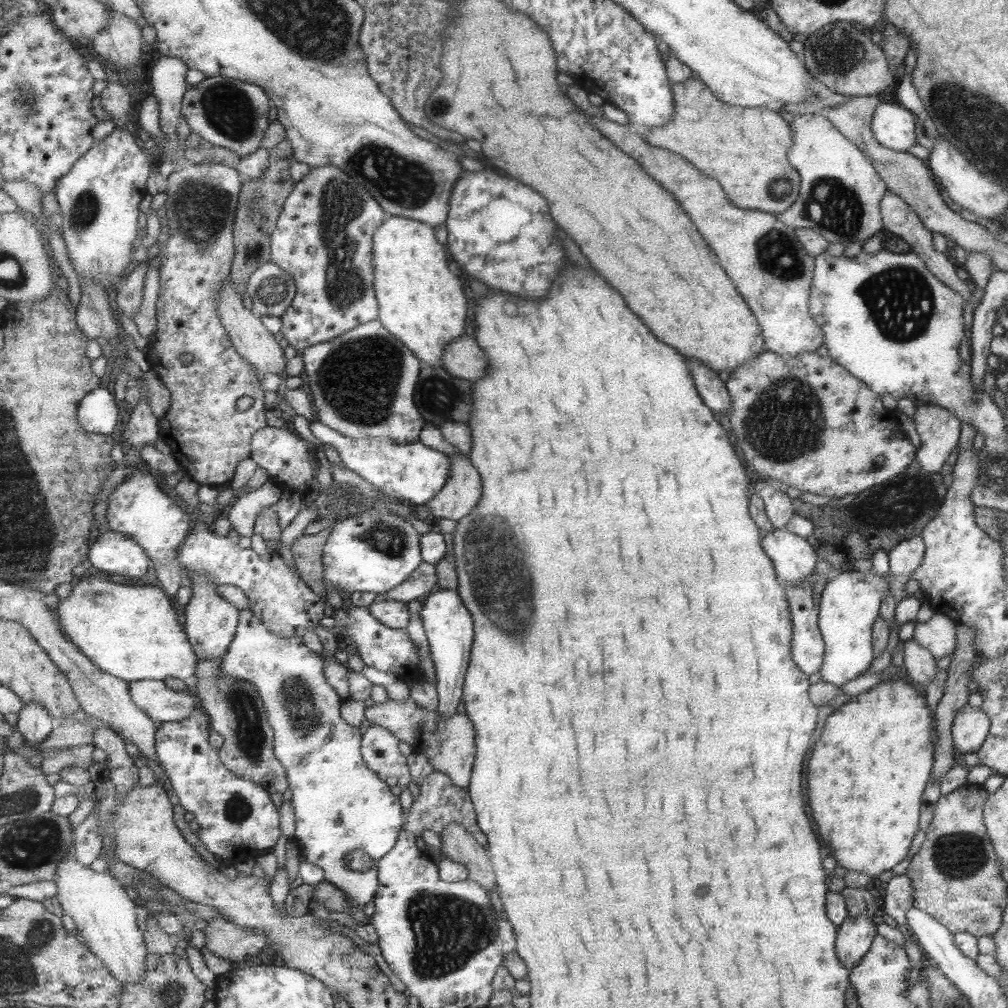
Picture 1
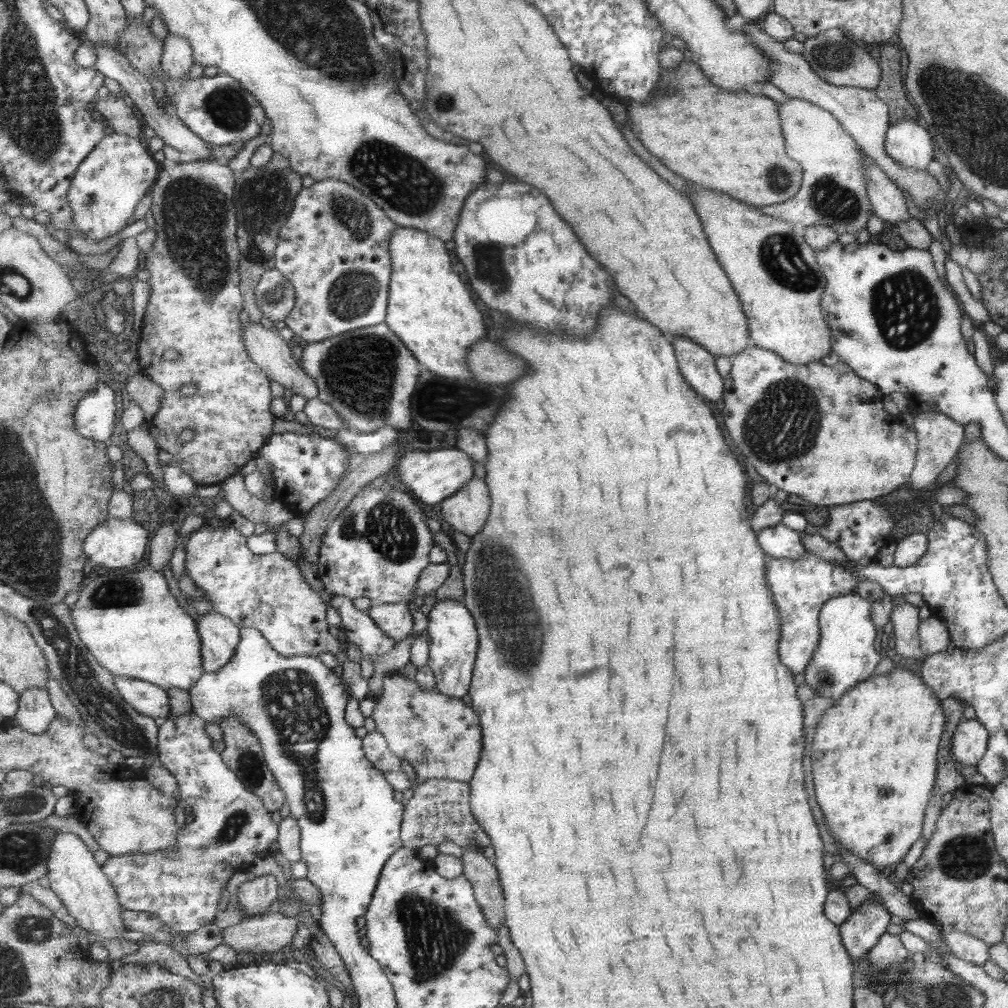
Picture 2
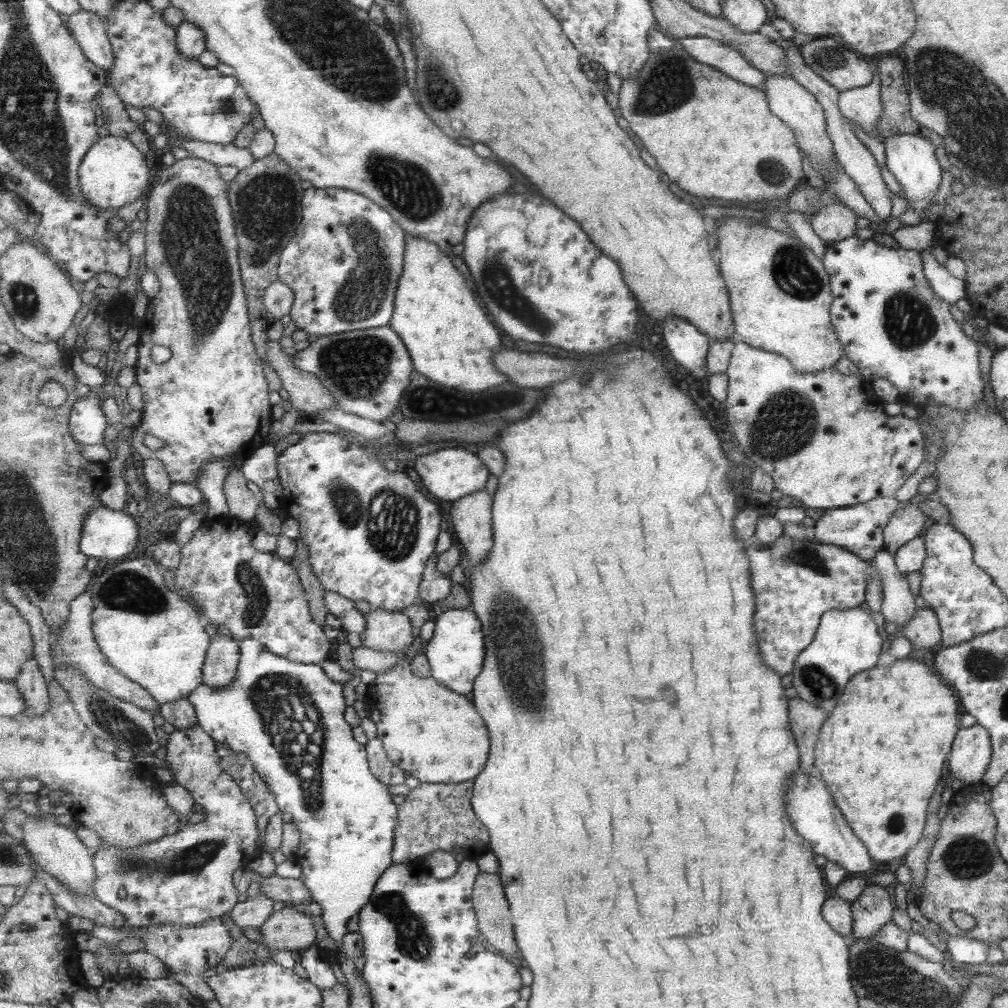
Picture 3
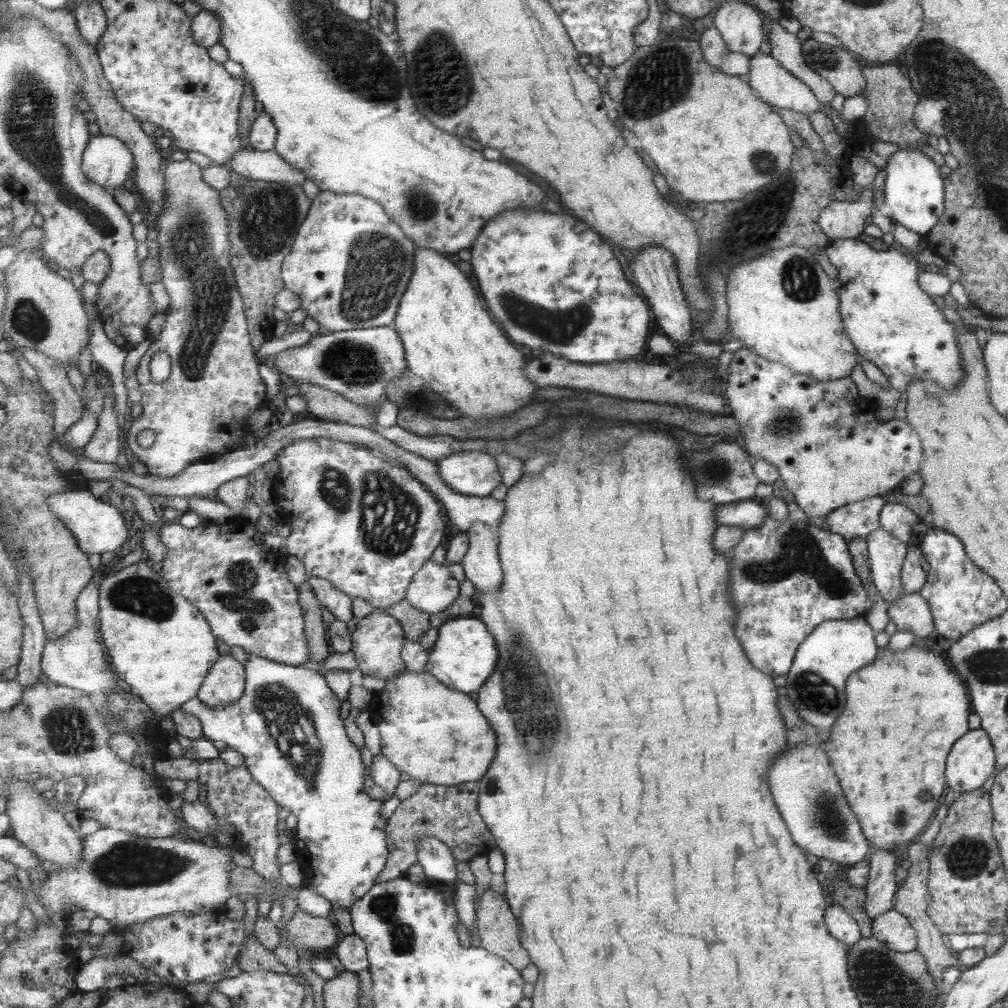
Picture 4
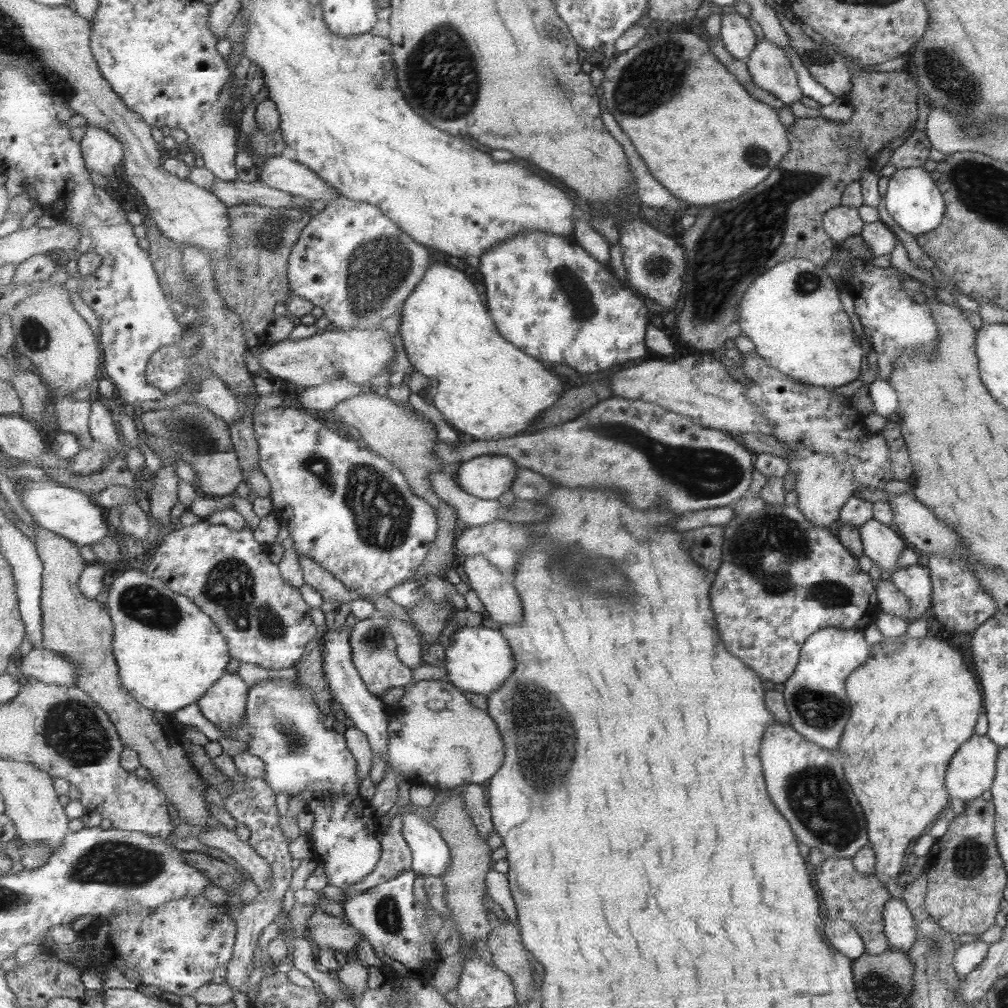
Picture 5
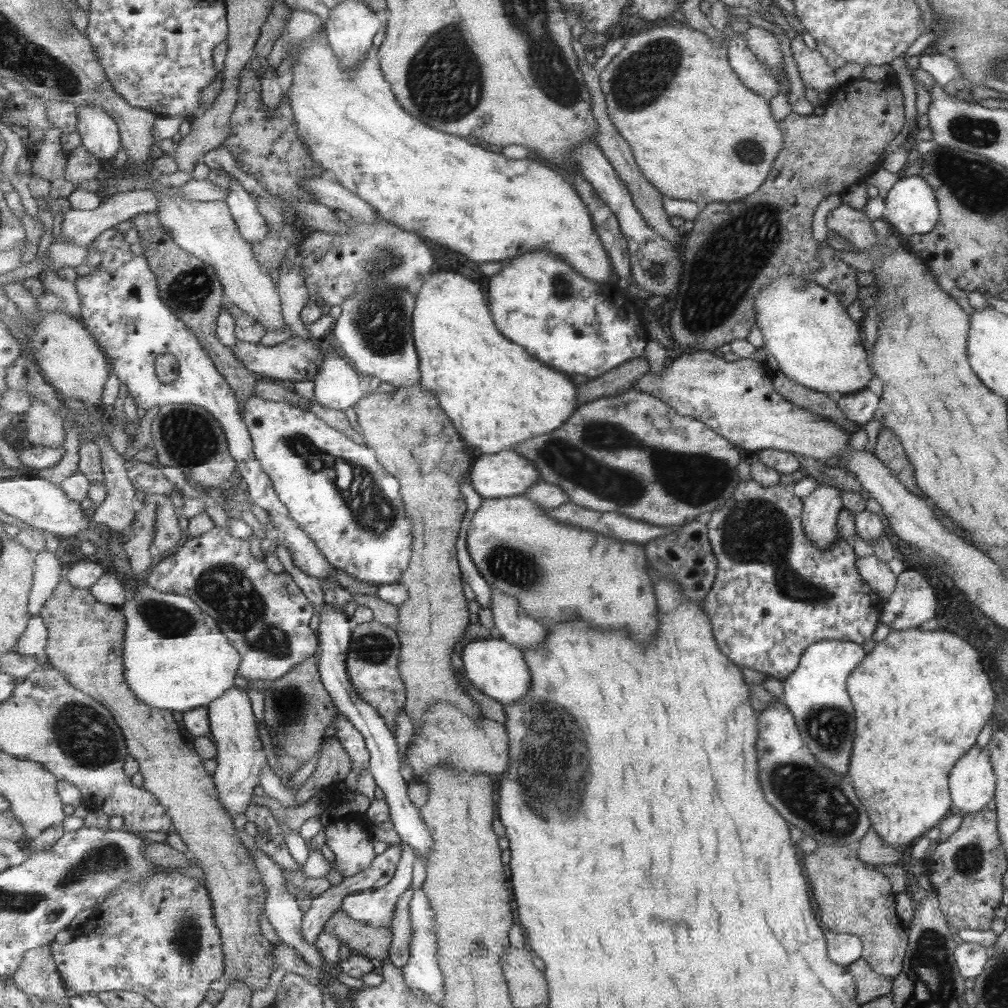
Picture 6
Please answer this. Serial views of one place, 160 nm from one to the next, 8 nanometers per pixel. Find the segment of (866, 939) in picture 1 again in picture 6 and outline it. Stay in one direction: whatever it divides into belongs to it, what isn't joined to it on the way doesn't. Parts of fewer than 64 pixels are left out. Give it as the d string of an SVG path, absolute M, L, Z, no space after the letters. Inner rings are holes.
M905 629L905 630L889 630L887 636L876 642L871 651L867 653L863 662L860 662L847 678L847 692L849 698L853 698L853 708L857 710L857 746L853 746L853 766L849 766L849 778L853 782L853 790L857 790L857 798L863 803L870 819L870 828L875 831L877 837L892 848L904 848L907 844L921 836L925 830L929 830L945 816L947 808L951 806L949 802L949 793L947 792L947 774L951 774L952 768L959 761L957 758L963 756L965 752L971 749L977 740L979 730L985 726L987 718L993 712L993 702L995 702L995 694L991 690L989 678L981 668L979 656L975 654L975 650L961 638L949 634L949 632L941 632L941 630L921 630Z

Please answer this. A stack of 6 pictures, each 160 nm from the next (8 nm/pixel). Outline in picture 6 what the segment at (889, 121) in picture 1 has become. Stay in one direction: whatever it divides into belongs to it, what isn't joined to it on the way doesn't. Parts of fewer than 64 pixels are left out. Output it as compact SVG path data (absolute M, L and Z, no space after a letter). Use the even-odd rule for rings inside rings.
M919 175L898 177L885 195L884 208L881 218L890 225L893 233L902 238L914 234L927 234L939 221L939 203L936 201L936 193Z

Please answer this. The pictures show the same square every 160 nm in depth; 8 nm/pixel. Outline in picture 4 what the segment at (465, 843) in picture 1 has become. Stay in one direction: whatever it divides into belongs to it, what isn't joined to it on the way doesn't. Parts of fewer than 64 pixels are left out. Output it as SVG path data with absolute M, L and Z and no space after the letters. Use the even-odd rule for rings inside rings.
M493 887L484 890L478 896L478 903L475 905L476 924L478 925L480 947L493 951L495 954L506 958L513 967L521 971L527 968L527 964L531 964L532 960L528 950L524 947L520 939L520 921L516 914L512 911L512 906L509 904L506 895L501 891L496 891Z

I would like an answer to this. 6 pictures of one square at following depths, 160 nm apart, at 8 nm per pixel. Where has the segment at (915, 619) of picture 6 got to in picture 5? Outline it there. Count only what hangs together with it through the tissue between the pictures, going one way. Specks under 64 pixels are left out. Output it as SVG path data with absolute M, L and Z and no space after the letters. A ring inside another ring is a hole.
M921 565L897 567L890 574L893 586L902 592L910 604L910 620L921 618L927 614L927 606L931 606L932 584L929 584L927 569Z

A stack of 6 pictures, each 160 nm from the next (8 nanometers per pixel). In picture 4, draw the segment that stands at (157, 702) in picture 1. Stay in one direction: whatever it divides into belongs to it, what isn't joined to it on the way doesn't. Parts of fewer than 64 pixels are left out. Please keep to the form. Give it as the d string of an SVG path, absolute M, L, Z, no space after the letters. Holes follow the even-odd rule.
M91 581L77 599L78 625L64 637L48 639L42 660L44 680L81 690L94 698L105 696L109 689L119 684L118 672L105 656L105 648L99 644L97 620L100 615L99 582Z

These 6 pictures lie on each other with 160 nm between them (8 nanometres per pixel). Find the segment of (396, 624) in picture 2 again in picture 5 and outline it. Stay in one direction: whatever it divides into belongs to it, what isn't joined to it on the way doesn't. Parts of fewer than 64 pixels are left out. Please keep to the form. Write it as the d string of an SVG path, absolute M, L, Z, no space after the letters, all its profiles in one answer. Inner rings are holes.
M377 614L357 621L350 631L354 663L360 670L369 692L379 700L382 700L389 688L406 687L413 680L413 670L400 659L397 641L392 633L390 622L385 617Z

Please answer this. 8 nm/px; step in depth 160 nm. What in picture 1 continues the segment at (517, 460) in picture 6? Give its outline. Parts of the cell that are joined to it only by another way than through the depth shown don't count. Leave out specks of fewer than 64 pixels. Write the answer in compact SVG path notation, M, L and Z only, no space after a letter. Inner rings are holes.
M319 420L311 421L308 428L321 444L335 447L335 450L340 452L342 462L349 464L351 470L375 486L378 489L378 496L386 495L396 500L407 500L414 506L427 504L448 485L449 477L452 475L452 459L433 447L425 446L425 443L416 442L399 446L387 436L349 438Z

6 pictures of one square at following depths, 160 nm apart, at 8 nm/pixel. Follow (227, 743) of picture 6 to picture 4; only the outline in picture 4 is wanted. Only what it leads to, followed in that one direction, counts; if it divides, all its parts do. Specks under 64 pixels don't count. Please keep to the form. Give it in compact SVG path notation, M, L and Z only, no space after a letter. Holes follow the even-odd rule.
M230 653L220 654L211 672L201 685L197 696L207 708L225 708L244 697L246 687L246 667L235 660Z

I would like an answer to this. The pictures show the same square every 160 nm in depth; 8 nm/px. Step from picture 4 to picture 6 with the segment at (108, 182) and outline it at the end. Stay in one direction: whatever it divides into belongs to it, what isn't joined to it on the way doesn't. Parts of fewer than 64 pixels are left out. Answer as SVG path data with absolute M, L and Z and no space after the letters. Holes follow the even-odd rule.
M100 106L79 108L79 112L81 144L101 161L115 158L123 145L116 119Z

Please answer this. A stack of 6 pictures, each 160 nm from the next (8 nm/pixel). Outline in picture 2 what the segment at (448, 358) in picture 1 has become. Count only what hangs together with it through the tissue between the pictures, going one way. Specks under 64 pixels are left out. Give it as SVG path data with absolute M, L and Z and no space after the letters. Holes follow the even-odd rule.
M486 340L487 342L477 342L469 349L468 367L476 381L509 384L527 374L526 360L523 362L520 356L507 352L495 340Z

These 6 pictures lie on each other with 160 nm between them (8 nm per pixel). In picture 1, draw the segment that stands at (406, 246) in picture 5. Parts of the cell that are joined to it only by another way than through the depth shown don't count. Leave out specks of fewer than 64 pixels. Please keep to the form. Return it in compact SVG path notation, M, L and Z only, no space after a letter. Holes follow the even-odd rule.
M338 166L311 167L288 196L272 236L272 262L295 280L297 297L280 317L281 331L299 356L306 348L332 341L356 326L380 318L377 301L375 237L389 214L381 203Z

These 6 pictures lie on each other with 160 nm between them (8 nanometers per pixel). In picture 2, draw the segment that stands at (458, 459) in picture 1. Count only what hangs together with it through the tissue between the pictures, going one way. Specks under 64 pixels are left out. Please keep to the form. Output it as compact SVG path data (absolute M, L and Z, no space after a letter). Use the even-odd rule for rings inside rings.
M476 474L452 497L441 504L441 516L453 530L468 537L476 535L490 515L492 498L486 479Z

